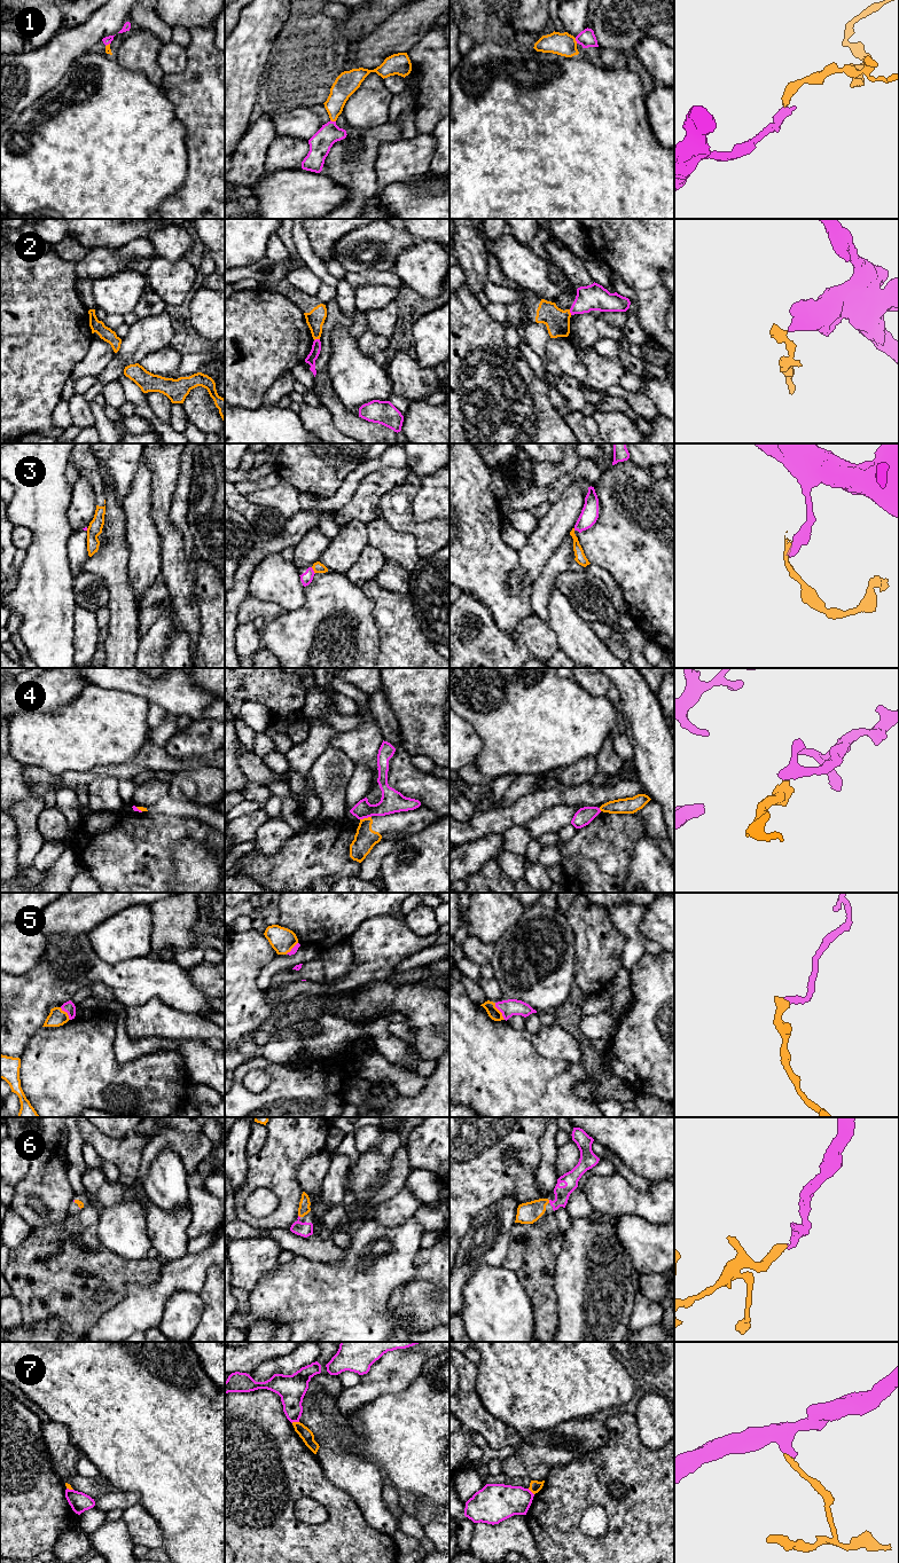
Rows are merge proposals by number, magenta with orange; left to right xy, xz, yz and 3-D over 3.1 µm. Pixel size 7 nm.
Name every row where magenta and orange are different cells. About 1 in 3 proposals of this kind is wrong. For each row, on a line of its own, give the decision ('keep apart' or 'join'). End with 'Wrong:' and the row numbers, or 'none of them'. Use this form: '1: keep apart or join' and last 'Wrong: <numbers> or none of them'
1: join
2: keep apart
3: keep apart
4: keep apart
5: join
6: join
7: keep apart
Wrong: 2, 3, 4, 7

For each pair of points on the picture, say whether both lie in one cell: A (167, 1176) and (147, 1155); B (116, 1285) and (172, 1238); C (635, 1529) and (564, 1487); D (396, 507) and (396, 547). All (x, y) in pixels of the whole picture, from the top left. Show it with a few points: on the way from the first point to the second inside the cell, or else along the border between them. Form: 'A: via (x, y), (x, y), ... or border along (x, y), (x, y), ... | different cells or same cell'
A: border along (161, 1151), (151, 1162), (150, 1170), (141, 1184) | different cells
B: border along (159, 1257), (163, 1261) | different cells
C: via (618, 1512), (592, 1487), (581, 1487) | same cell
D: border along (381, 516), (395, 529), (409, 533), (416, 548) | different cells

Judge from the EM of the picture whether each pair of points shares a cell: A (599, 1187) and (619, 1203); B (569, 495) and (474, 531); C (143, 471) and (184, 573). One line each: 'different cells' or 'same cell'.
A: same cell
B: different cells
C: different cells

